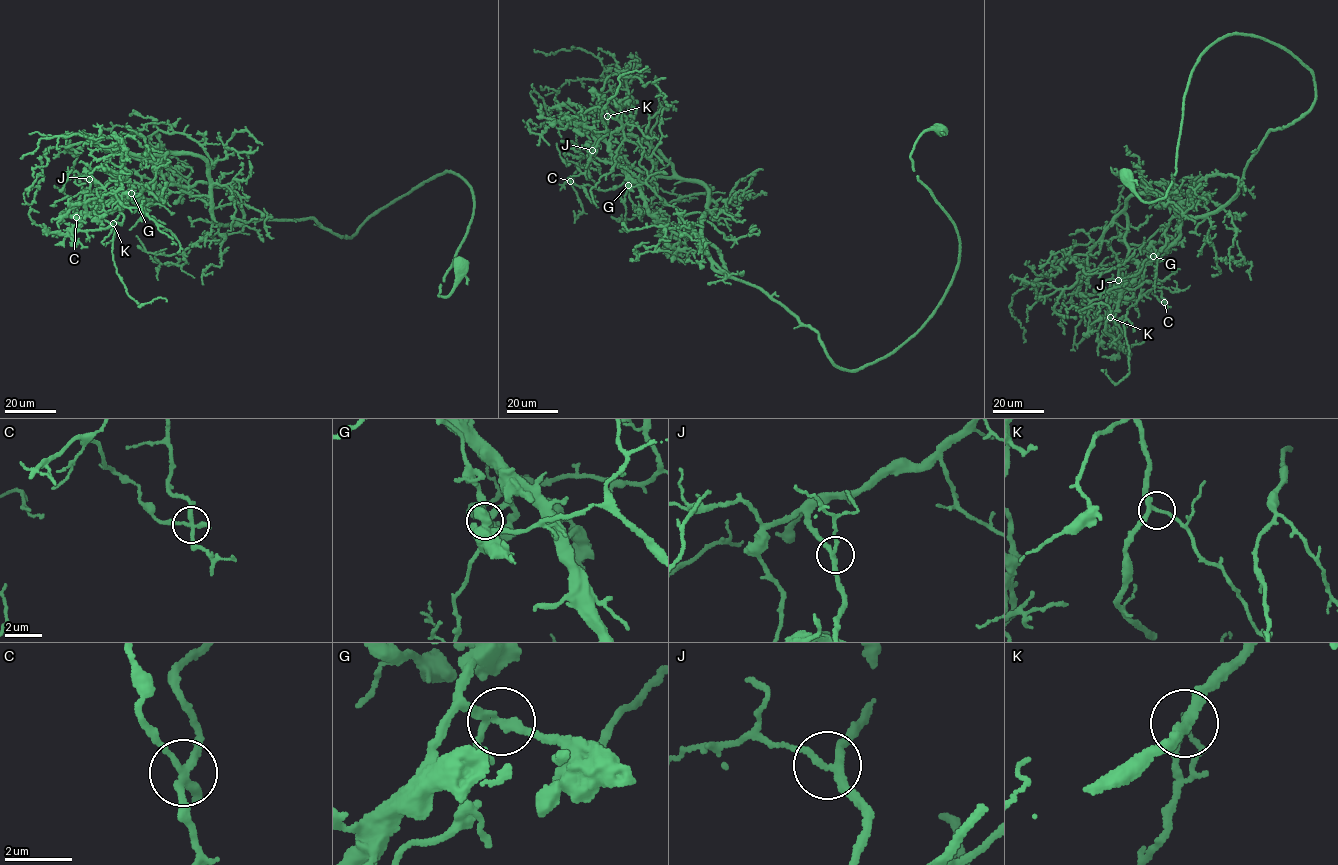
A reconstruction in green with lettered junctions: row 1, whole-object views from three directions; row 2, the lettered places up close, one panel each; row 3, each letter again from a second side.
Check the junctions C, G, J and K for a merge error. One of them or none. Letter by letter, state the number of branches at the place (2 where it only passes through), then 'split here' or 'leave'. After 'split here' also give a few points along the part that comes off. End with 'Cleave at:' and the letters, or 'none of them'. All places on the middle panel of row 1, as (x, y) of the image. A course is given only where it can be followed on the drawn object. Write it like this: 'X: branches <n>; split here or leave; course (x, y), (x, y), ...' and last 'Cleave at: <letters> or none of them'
C: branches 3; split here; course (570, 181), (569, 177), (585, 172), (592, 151), (606, 135), (600, 115), (615, 95), (619, 78), (647, 66)
G: branches 3; leave
J: branches 3; leave
K: branches 3; leave
Cleave at: C

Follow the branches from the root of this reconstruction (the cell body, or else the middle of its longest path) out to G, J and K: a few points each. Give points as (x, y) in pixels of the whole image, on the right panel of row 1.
G: (1125, 175), (1166, 195), (1216, 40), (1312, 74), (1229, 201), (1175, 209), (1153, 256)
J: (1125, 175), (1166, 195), (1216, 40), (1254, 35), (1312, 74), (1308, 111), (1215, 211), (1130, 196), (1118, 280)
K: (1125, 175), (1166, 195), (1216, 40), (1312, 74), (1308, 111), (1227, 203), (1175, 209), (1110, 317)

